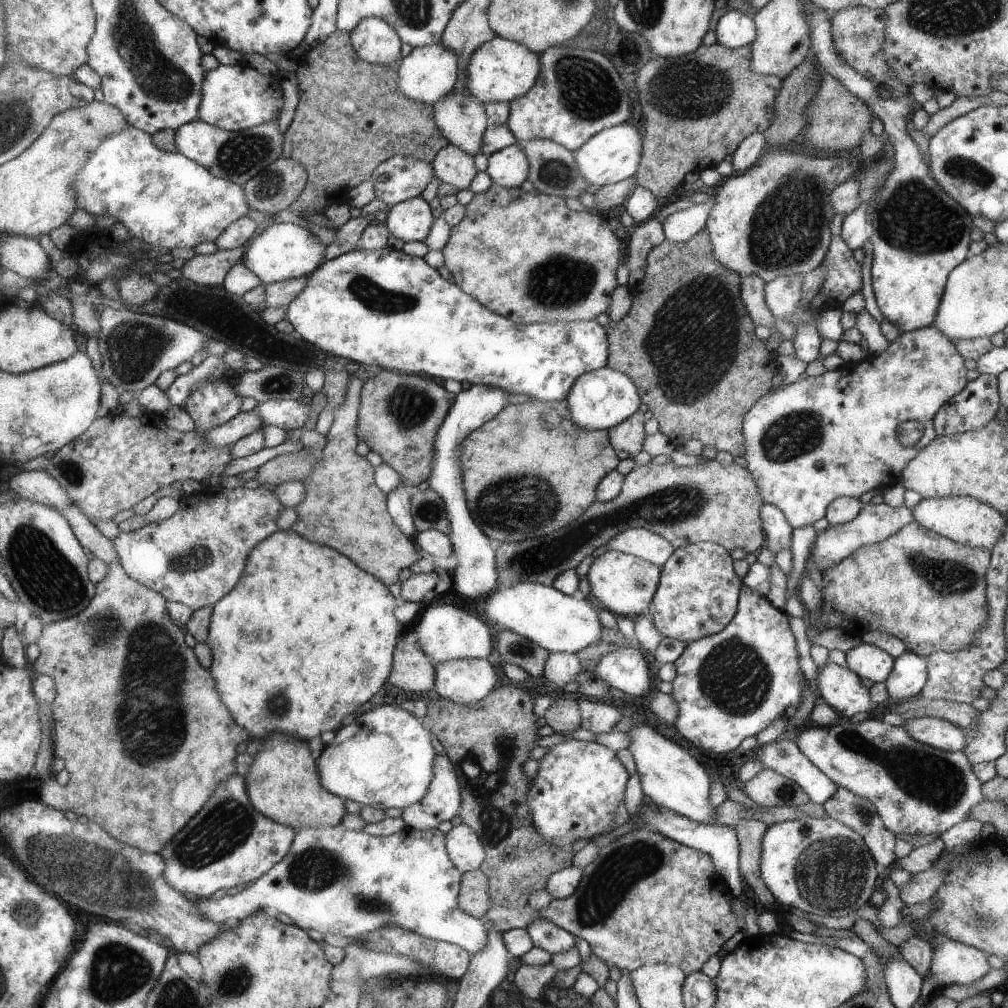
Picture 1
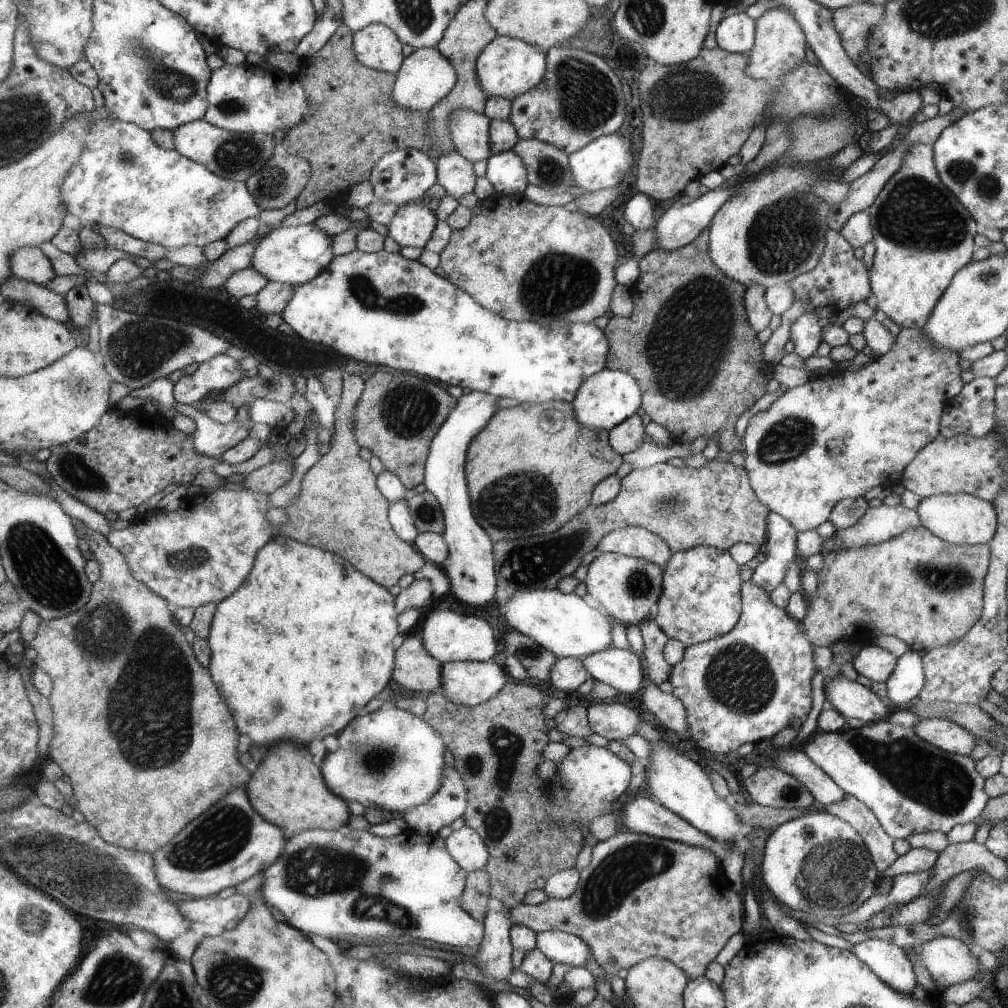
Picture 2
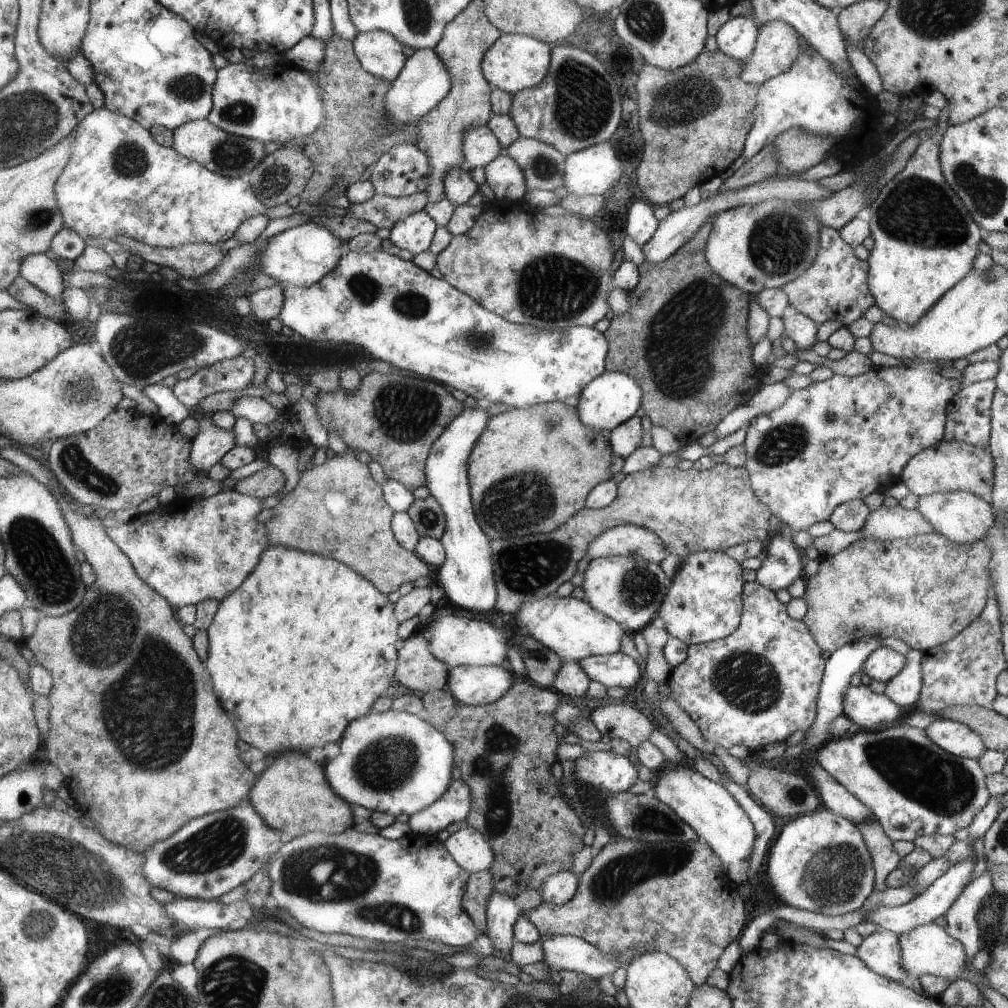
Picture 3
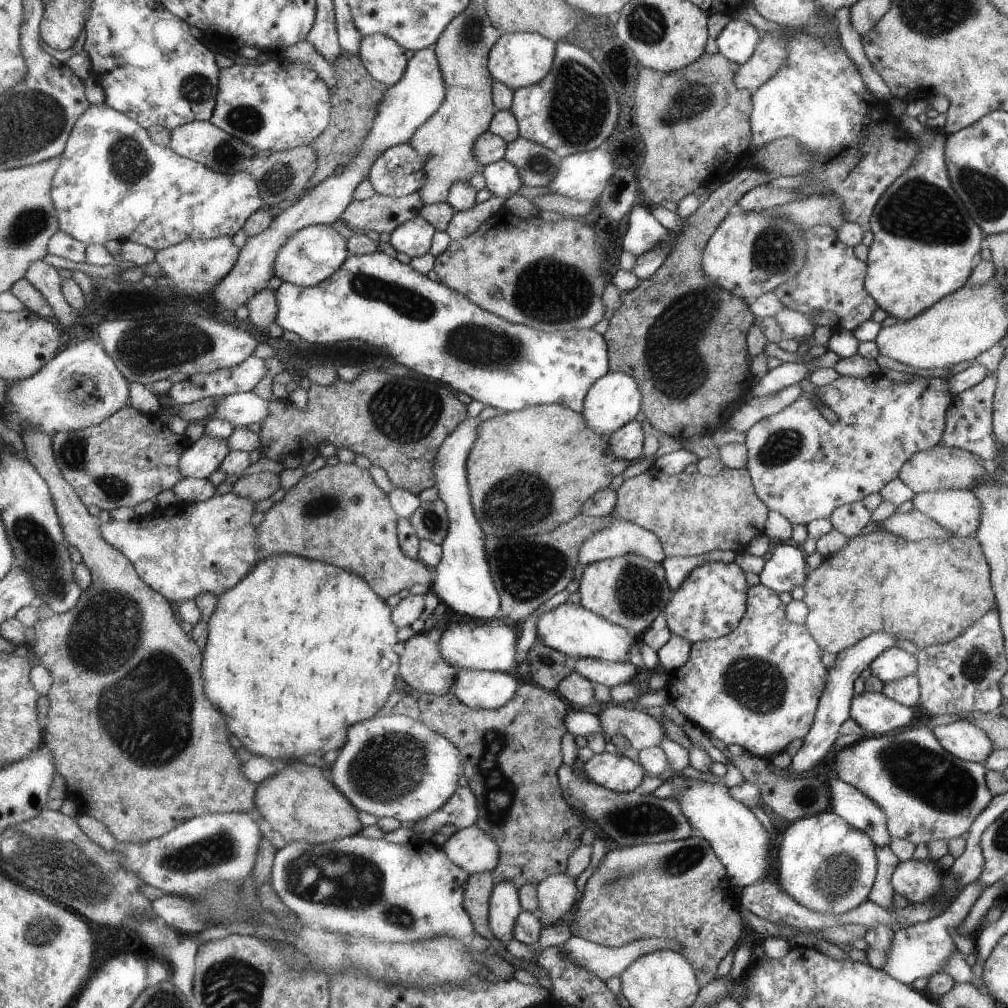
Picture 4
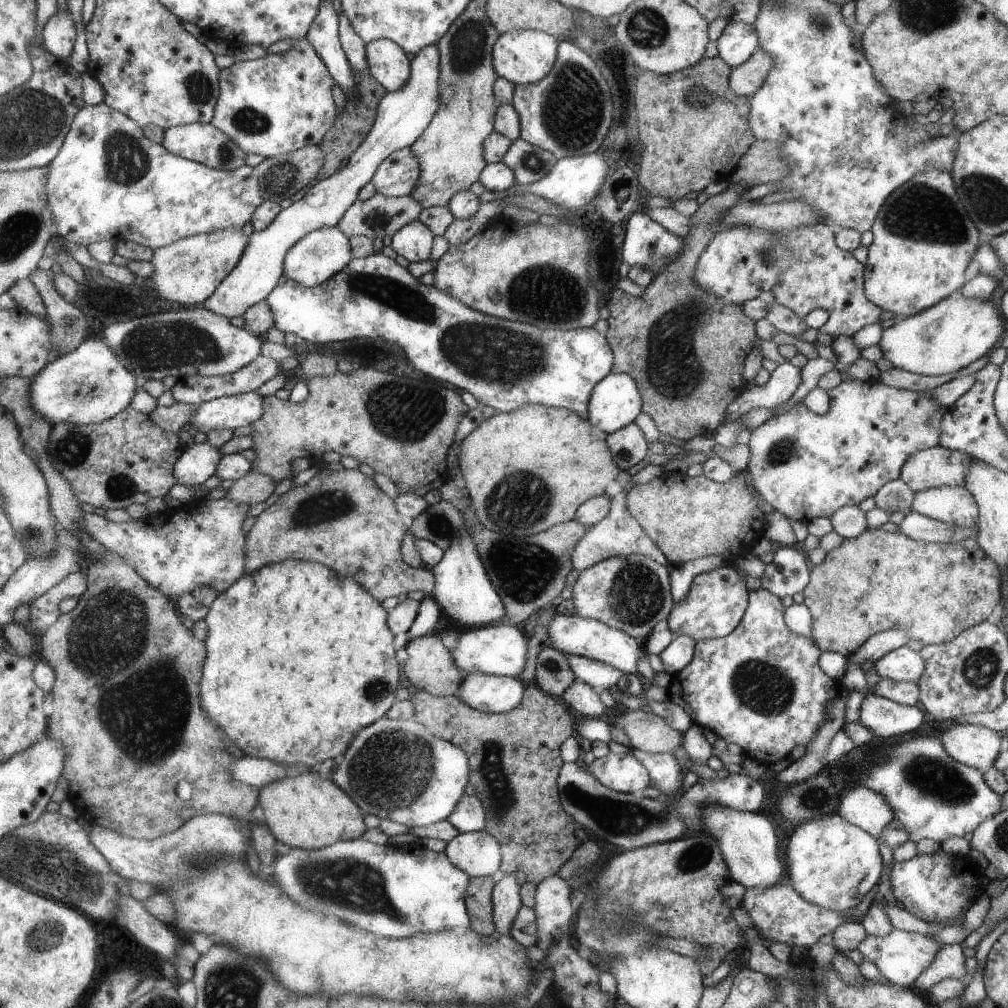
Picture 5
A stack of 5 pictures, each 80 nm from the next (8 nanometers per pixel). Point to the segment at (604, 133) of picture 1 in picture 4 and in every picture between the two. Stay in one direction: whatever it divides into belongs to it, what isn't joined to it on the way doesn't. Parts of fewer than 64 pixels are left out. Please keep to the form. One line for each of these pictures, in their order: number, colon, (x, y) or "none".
2: (600, 164)
3: (592, 171)
4: (582, 177)

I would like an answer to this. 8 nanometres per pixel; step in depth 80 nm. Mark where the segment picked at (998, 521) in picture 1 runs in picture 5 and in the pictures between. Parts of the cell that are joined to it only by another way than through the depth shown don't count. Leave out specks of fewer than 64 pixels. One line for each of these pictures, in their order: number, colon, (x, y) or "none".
2: (960, 518)
3: (963, 517)
4: (957, 510)
5: (954, 505)

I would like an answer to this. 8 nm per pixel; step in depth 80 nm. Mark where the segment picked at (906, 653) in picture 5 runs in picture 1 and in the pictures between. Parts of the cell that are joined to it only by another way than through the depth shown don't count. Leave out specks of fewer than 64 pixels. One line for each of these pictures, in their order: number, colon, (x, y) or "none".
1: (866, 661)
2: (871, 662)
3: (882, 665)
4: (892, 664)

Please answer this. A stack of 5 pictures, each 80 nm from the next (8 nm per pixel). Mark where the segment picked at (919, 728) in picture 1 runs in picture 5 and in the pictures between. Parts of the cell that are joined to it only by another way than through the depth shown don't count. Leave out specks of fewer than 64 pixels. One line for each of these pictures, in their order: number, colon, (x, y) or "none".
2: (946, 736)
3: (957, 739)
4: (962, 740)
5: (979, 747)

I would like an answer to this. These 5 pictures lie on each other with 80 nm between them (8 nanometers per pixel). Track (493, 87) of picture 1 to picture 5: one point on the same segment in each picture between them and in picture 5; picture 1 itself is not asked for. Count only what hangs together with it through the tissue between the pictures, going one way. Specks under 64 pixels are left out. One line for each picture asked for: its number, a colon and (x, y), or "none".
2: (507, 67)
3: (514, 62)
4: (517, 60)
5: (525, 56)

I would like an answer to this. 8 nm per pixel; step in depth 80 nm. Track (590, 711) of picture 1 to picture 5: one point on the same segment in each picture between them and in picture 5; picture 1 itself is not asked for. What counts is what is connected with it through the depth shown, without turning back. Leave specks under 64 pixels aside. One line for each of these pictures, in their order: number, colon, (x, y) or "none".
2: (614, 722)
3: (619, 721)
4: (642, 731)
5: (648, 733)

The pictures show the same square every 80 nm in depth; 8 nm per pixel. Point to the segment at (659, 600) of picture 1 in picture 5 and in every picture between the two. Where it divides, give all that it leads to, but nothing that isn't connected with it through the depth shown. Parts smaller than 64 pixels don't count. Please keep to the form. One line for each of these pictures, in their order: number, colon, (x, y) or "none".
2: (700, 596)
3: (704, 603)
4: (708, 605)
5: (716, 601)

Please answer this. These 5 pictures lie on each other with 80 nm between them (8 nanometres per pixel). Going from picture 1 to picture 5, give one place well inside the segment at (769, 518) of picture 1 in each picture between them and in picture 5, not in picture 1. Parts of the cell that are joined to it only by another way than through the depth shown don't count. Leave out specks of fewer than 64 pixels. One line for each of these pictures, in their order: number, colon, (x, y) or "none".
2: (780, 549)
3: (782, 565)
4: (786, 568)
5: (786, 575)

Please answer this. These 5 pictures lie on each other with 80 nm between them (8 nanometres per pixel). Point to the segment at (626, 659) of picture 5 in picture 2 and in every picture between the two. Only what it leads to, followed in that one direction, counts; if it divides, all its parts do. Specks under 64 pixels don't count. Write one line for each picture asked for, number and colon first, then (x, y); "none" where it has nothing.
2: (566, 625)
3: (571, 628)
4: (568, 629)

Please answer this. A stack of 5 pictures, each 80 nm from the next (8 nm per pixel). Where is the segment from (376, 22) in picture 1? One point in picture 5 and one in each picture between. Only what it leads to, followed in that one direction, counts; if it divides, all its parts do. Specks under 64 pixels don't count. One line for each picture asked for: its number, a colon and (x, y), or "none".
2: (377, 46)
3: (380, 53)
4: (384, 57)
5: (388, 62)

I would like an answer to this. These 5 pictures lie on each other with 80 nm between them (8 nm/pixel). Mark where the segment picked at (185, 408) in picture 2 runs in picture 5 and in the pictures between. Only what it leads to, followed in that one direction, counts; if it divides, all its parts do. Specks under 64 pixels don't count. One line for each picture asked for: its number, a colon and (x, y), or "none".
3: (210, 444)
4: (205, 456)
5: (201, 461)

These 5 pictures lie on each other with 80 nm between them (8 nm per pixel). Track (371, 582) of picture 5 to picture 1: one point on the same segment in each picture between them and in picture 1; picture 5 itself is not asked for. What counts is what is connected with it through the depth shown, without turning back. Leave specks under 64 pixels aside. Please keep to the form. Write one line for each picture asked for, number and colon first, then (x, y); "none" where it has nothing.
1: (344, 508)
2: (341, 508)
3: (337, 509)
4: (338, 514)

